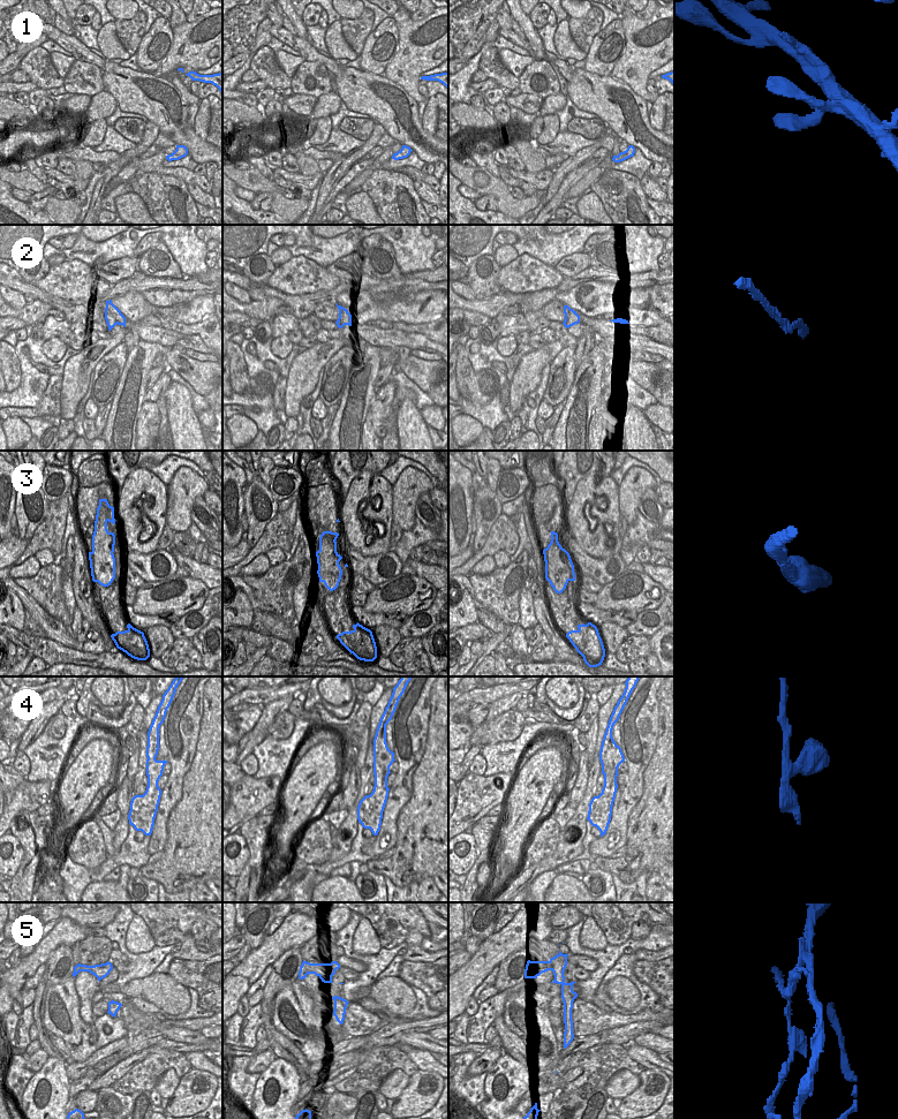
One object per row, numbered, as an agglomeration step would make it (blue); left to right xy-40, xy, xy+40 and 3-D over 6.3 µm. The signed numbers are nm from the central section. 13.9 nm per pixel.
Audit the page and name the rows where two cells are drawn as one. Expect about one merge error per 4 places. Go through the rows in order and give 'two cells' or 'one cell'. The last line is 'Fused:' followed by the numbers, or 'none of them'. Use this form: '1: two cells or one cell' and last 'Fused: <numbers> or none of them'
1: one cell
2: two cells
3: one cell
4: one cell
5: two cells
Fused: 2, 5

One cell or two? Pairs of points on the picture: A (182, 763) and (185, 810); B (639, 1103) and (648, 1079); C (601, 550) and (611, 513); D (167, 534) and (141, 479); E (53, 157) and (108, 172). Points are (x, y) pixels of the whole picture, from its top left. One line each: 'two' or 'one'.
A: two
B: one
C: one
D: two
E: two

